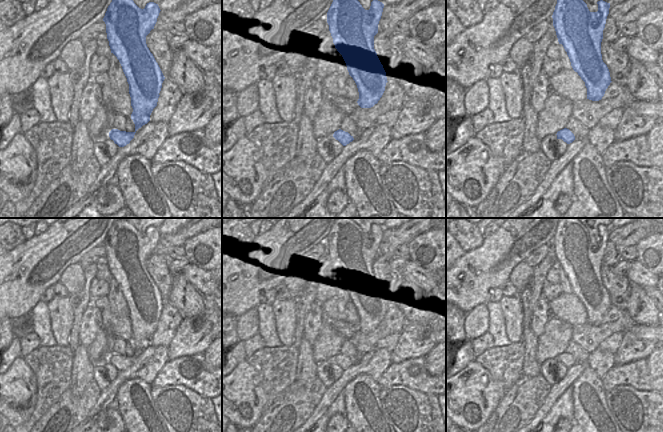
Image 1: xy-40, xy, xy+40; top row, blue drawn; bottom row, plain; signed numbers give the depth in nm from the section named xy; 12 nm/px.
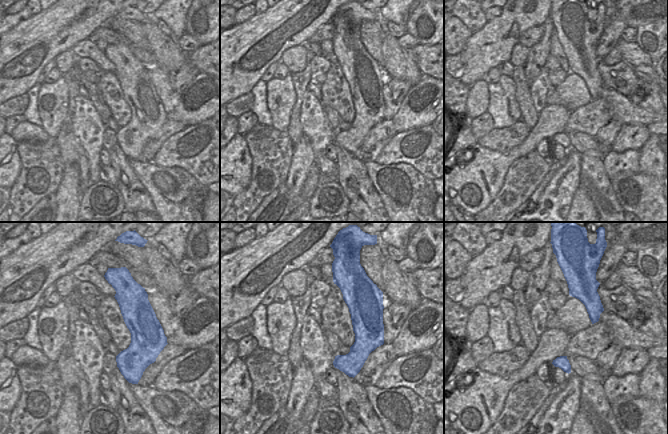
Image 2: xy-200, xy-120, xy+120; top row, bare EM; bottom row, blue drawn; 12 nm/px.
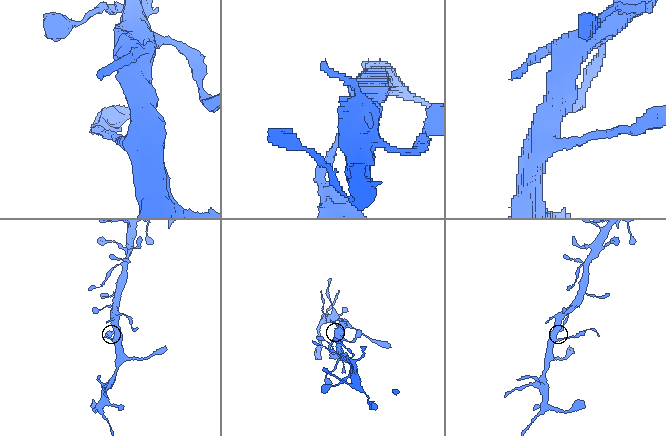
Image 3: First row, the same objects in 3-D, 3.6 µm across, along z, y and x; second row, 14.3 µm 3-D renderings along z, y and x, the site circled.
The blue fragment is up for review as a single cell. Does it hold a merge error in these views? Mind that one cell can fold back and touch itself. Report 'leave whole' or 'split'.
leave whole

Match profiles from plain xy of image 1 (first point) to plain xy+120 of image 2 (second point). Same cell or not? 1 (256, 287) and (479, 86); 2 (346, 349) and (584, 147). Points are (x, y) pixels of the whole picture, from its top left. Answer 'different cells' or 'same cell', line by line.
1: different cells
2: same cell

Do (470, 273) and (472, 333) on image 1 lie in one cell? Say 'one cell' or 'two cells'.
two cells

